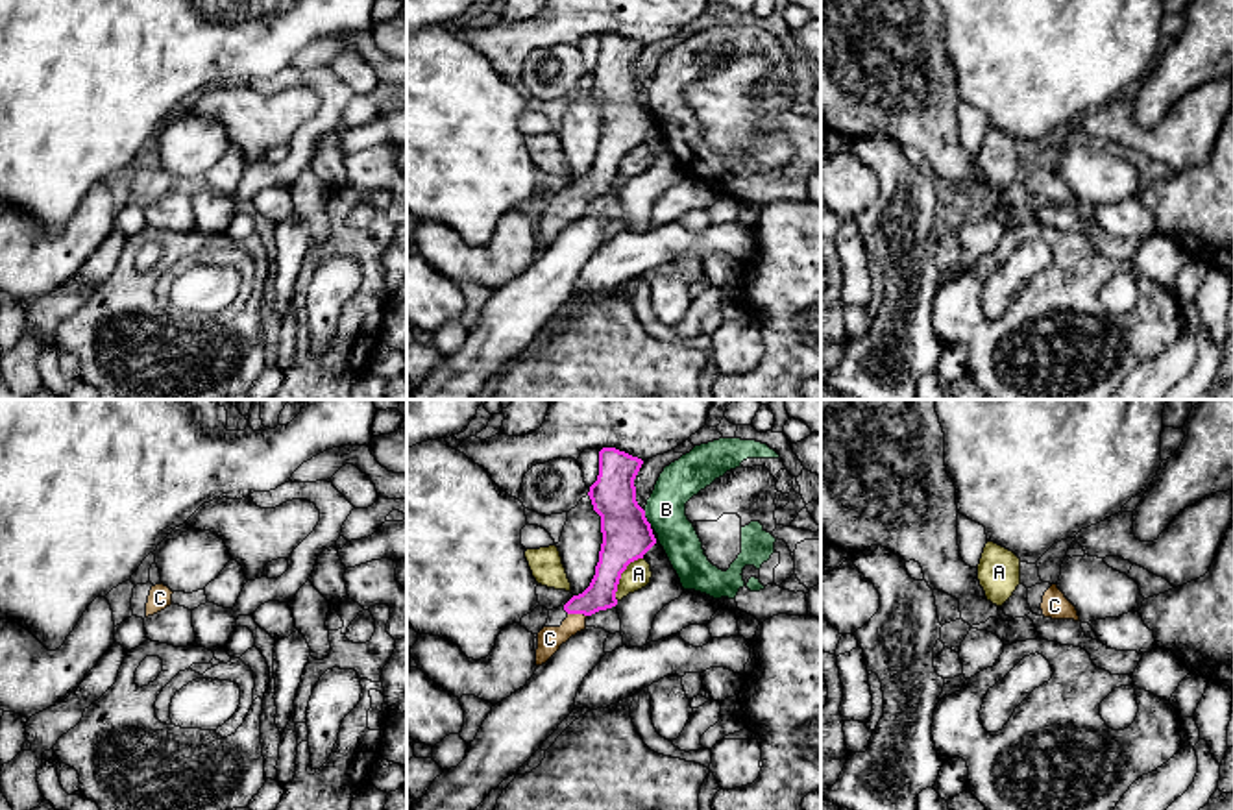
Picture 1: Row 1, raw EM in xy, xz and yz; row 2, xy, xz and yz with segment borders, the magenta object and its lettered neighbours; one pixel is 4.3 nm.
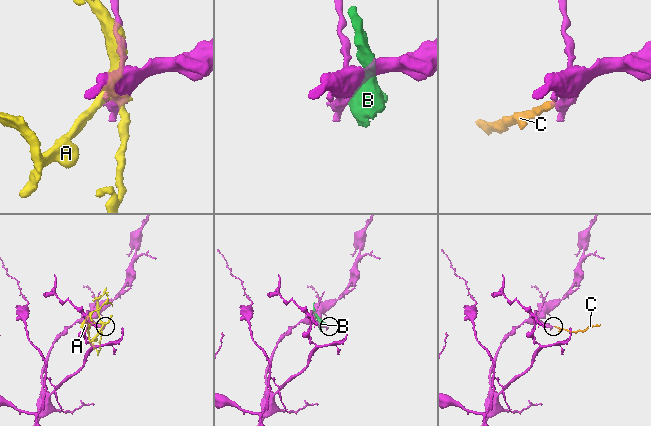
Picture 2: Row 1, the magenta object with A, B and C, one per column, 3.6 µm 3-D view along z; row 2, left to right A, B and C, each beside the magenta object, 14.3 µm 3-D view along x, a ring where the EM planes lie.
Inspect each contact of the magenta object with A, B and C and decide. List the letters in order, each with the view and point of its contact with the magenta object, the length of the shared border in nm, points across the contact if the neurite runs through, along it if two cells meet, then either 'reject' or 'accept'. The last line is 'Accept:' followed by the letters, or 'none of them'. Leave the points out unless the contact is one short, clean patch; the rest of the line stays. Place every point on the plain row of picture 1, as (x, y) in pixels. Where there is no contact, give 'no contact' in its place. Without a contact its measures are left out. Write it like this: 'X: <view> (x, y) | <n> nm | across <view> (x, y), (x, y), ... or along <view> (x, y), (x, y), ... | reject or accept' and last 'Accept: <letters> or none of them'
A: xz (620, 161) | 220 nm | reject
B: xz (646, 104) | 80 nm | along xz (644, 97), (651, 111) | reject
C: xz (577, 198) | 90 nm | across xz (601, 178), (577, 198), (559, 220), (549, 224) | accept
Accept: C

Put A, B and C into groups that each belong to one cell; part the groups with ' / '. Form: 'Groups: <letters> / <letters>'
Groups: A / B / C

